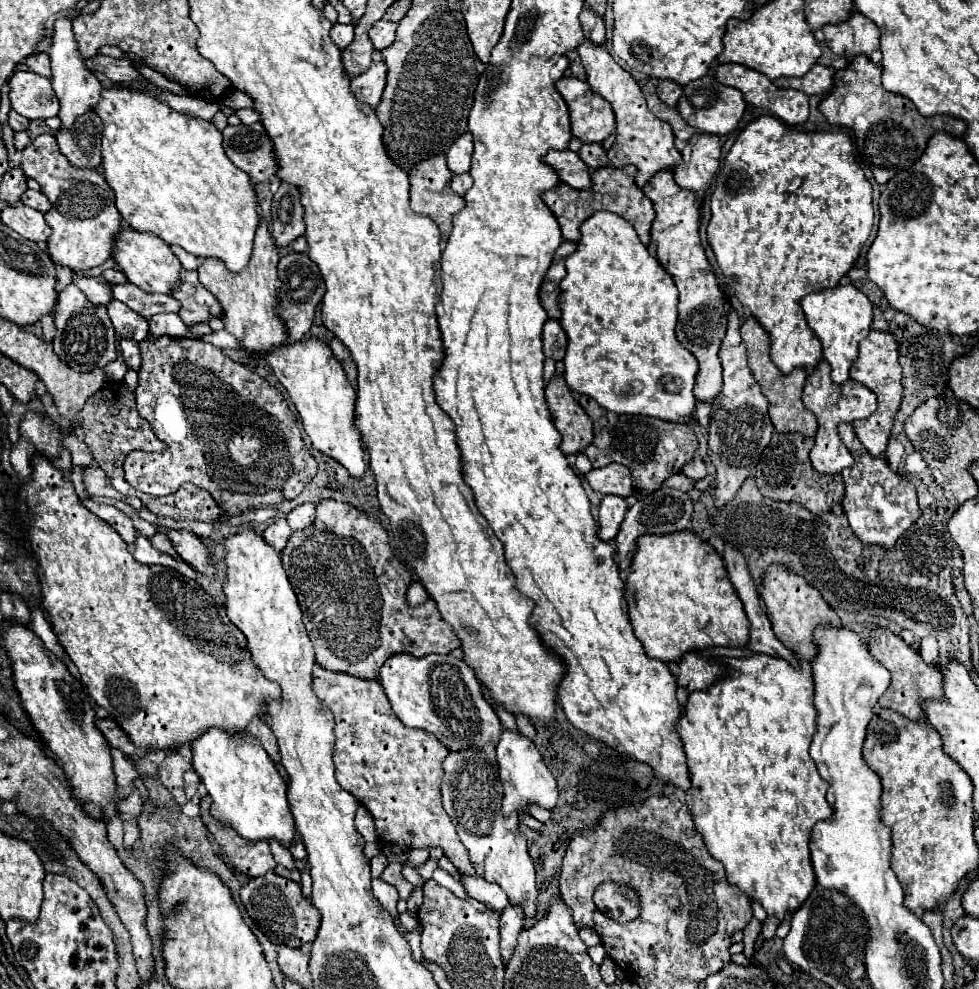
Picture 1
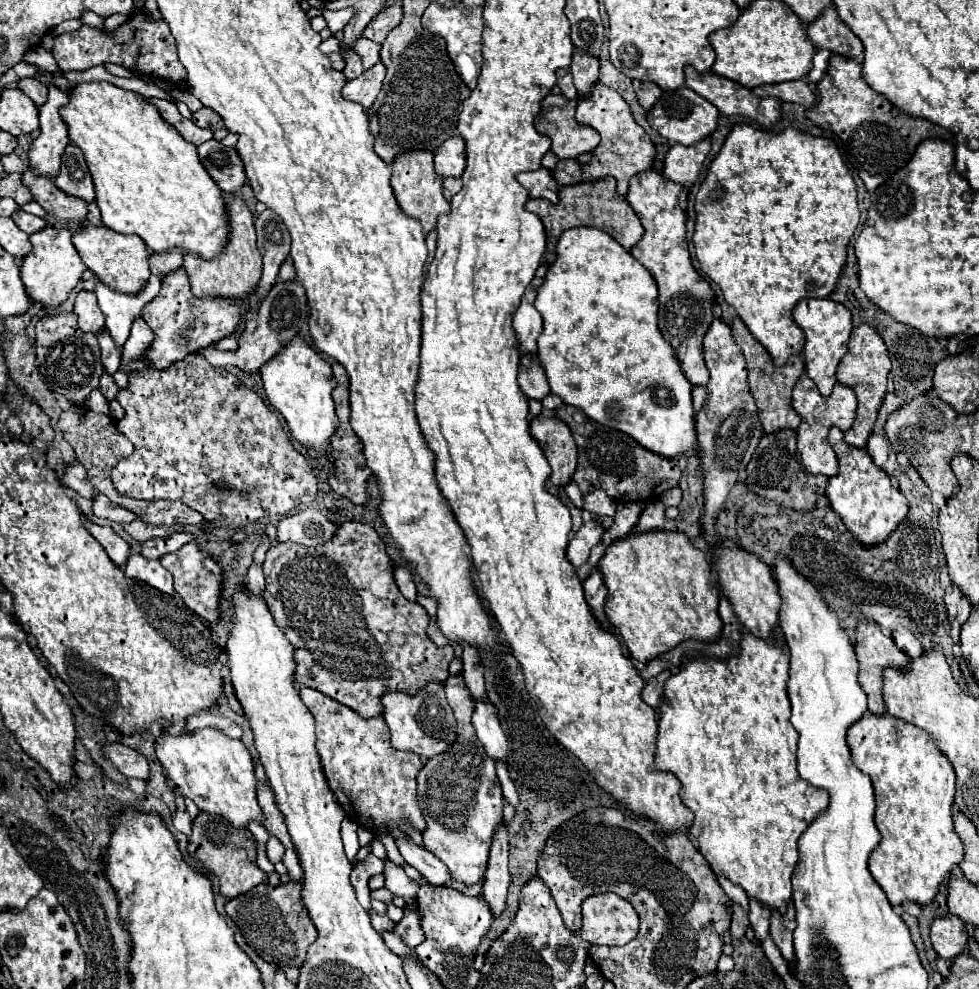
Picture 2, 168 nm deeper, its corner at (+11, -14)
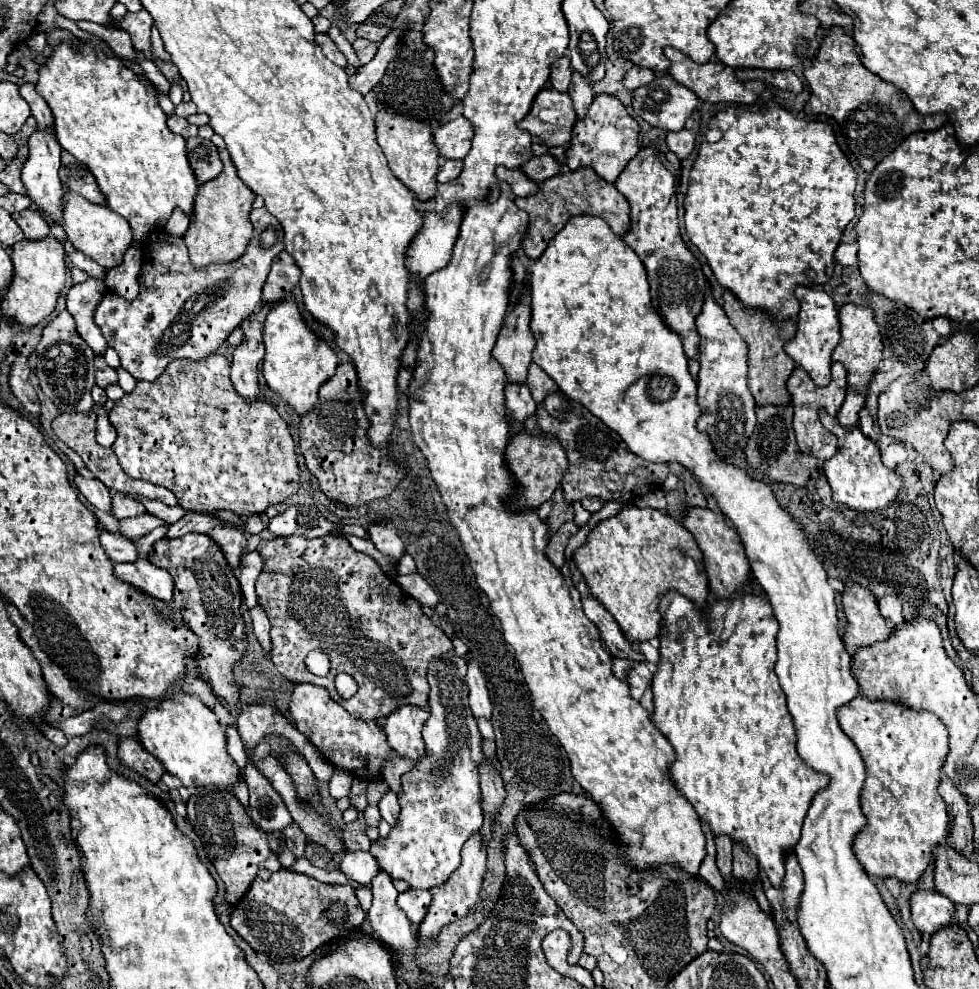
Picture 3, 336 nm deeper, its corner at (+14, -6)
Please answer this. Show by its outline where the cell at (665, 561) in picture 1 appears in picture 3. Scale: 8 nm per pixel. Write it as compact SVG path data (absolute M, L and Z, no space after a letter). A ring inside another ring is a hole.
M633 504L623 506L617 516L601 520L587 536L585 544L579 546L573 554L575 566L581 570L583 578L589 584L591 594L611 612L611 616L617 620L619 628L631 642L647 642L651 638L659 636L659 612L657 602L659 594L665 594L667 590L677 590L697 606L703 606L707 602L707 574L701 564L703 554L693 538L693 534L673 520L671 516L653 510L653 508L637 508Z

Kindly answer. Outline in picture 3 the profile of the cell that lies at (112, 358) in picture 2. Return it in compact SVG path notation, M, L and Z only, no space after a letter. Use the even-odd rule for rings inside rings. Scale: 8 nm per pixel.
M103 356L95 358L95 384L107 388L109 384L117 384L117 372L107 366Z

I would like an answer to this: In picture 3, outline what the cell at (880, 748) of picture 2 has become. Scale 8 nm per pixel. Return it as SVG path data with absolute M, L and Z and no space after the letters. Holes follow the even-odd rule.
M865 696L853 698L853 702L837 710L837 720L841 730L855 742L863 762L865 762L865 782L861 790L861 808L867 818L867 826L861 828L853 842L853 852L869 878L889 878L895 876L901 882L915 882L927 868L931 850L943 842L949 834L949 814L943 798L937 792L939 770L945 762L949 750L947 730L941 718L927 710L913 710L901 702L871 700Z

